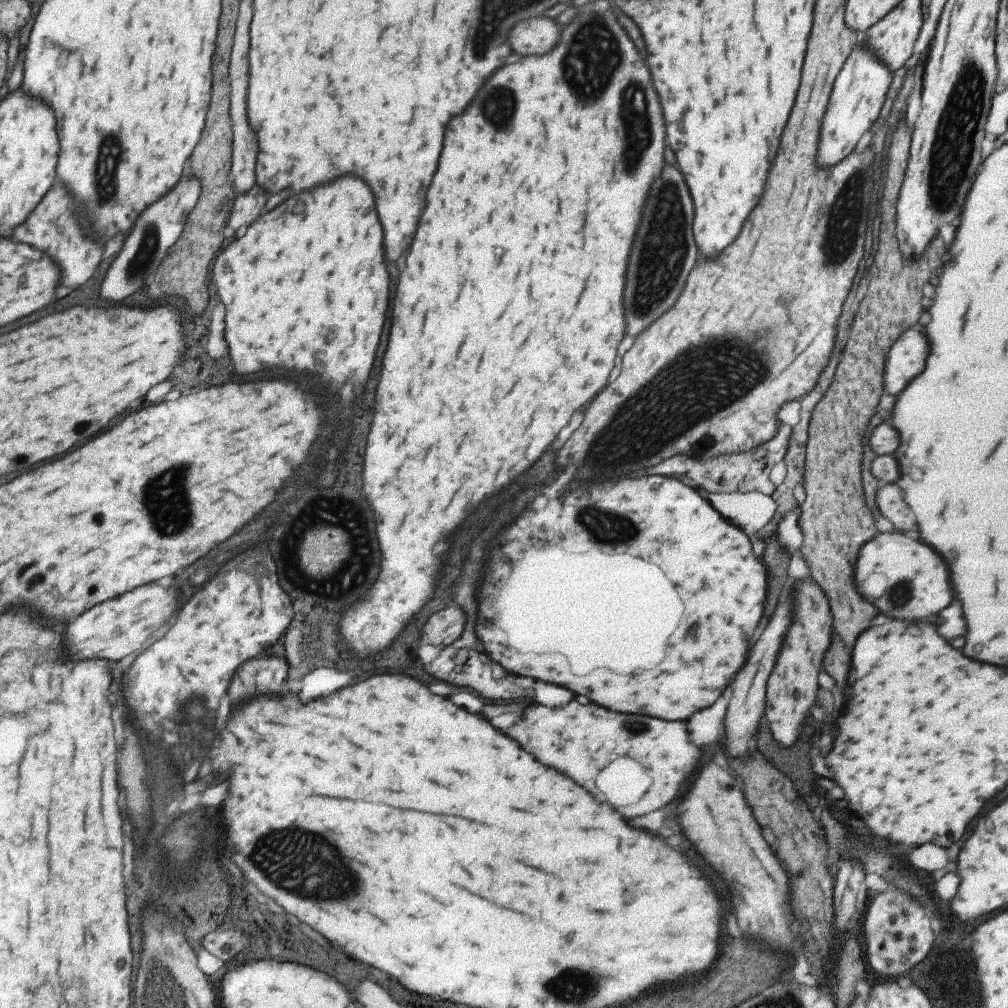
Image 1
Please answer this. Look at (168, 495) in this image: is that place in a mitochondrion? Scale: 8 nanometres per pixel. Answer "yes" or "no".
yes

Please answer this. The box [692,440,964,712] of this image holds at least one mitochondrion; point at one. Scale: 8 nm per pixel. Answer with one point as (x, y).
(898, 595)

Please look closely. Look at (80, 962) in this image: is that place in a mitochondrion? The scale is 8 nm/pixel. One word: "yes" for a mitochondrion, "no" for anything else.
no

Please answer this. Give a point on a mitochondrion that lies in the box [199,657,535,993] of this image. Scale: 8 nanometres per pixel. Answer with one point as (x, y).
(325, 875)

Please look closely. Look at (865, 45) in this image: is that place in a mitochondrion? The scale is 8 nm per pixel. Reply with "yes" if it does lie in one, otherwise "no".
no

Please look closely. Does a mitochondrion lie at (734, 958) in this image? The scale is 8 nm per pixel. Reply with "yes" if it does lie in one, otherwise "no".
yes

